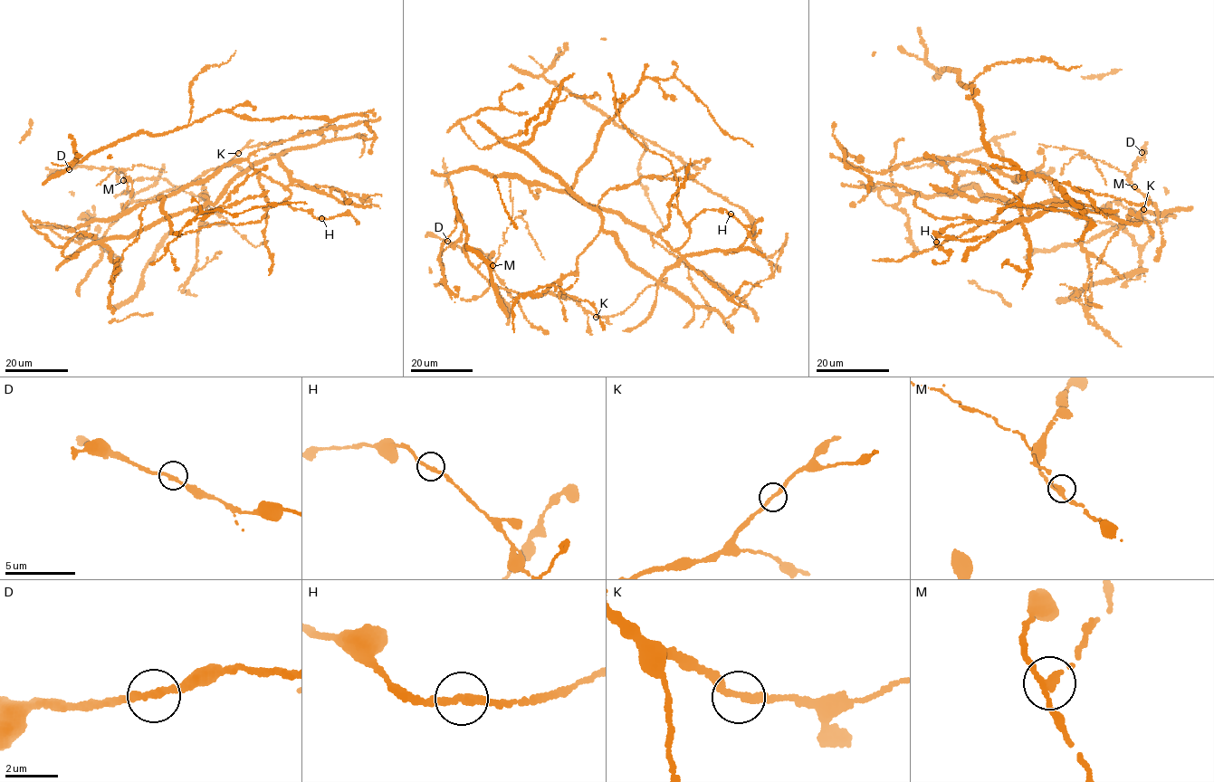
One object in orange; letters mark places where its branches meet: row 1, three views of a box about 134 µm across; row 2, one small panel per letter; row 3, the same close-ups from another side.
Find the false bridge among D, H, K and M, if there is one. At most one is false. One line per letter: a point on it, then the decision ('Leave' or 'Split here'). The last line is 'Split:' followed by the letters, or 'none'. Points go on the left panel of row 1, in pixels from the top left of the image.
D: Place: (69, 169). Leave
H: Place: (321, 218). Leave
K: Place: (238, 153). Leave
M: Place: (123, 180). Split here
Split: M

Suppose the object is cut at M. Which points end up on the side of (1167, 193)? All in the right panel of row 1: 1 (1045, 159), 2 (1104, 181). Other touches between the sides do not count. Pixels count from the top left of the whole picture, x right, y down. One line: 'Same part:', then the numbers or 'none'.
Same part: 1

